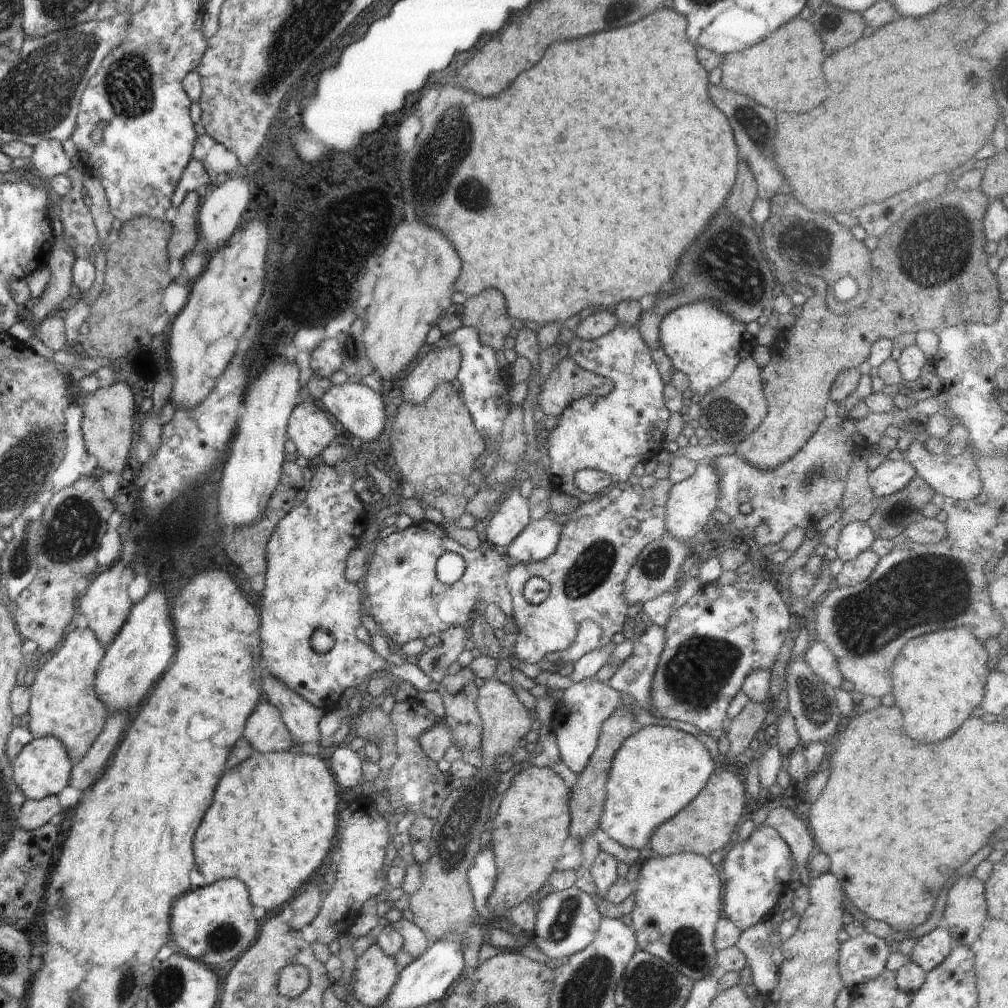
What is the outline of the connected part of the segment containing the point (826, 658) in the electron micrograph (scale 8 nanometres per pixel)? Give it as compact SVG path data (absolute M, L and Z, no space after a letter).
M816 641L815 644L812 645L812 648L804 654L804 658L806 658L808 668L810 668L822 682L826 682L828 686L832 686L832 689L835 691L841 688L844 678L842 678L842 674L840 674L838 668L836 668L834 656L830 654L824 644Z

